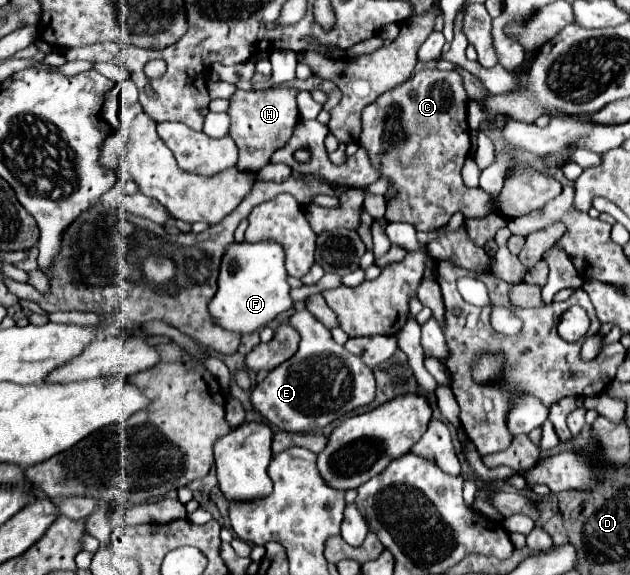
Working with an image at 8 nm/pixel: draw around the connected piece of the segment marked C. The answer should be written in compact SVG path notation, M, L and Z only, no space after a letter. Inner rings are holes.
M425 68L363 108L363 130L359 136L359 146L367 150L371 164L379 170L381 178L387 178L391 182L391 188L395 190L395 196L387 202L385 212L385 218L389 222L409 222L415 226L415 230L429 232L445 226L451 214L457 210L463 212L463 216L467 218L481 218L493 213L494 197L481 188L467 188L461 180L461 168L471 150L469 128L465 122L465 102L467 94L461 76L455 70L441 72L437 68Z

